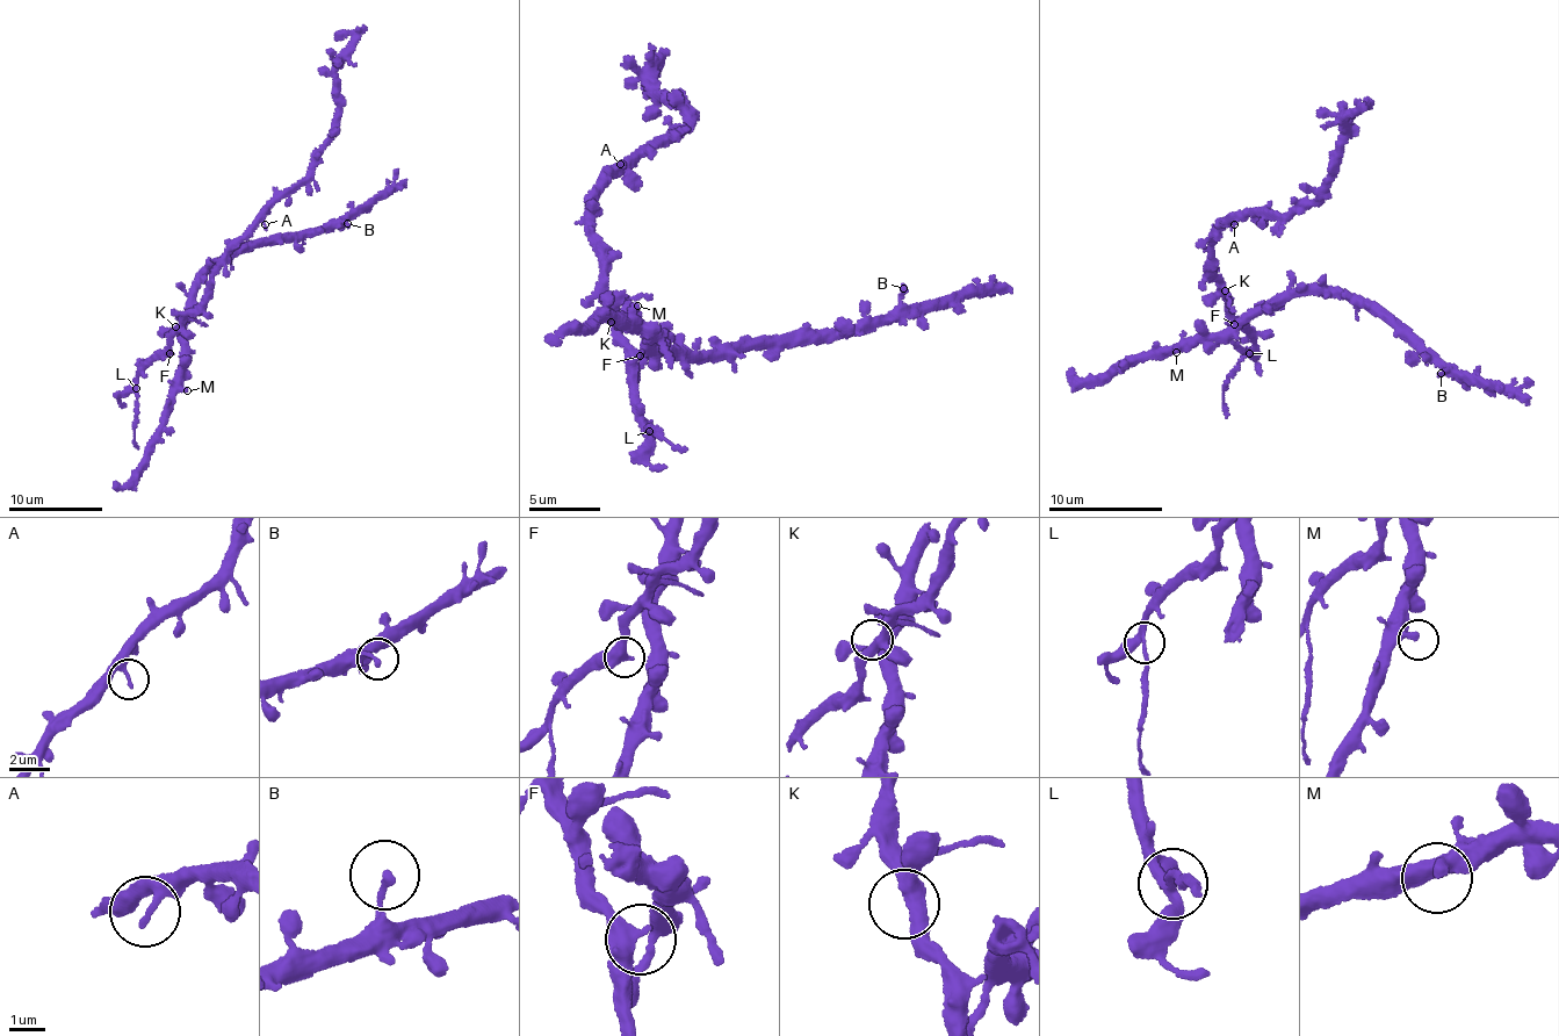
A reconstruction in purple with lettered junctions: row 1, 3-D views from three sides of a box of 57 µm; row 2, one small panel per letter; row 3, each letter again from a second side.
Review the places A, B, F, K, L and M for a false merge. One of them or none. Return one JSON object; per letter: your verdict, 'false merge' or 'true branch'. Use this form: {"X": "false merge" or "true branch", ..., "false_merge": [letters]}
{"A": "true branch", "B": "true branch", "F": "true branch", "K": "true branch", "L": "false merge", "M": "true branch", "false_merge": ["L"]}

